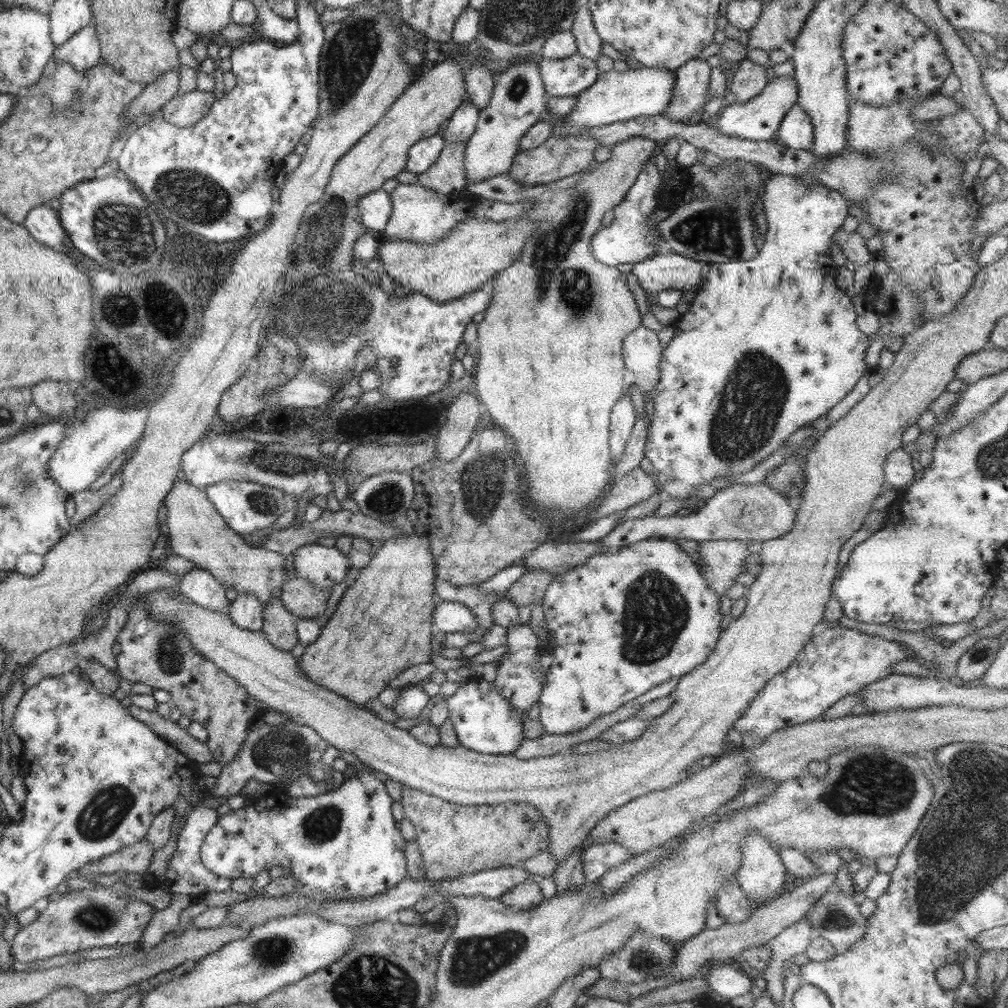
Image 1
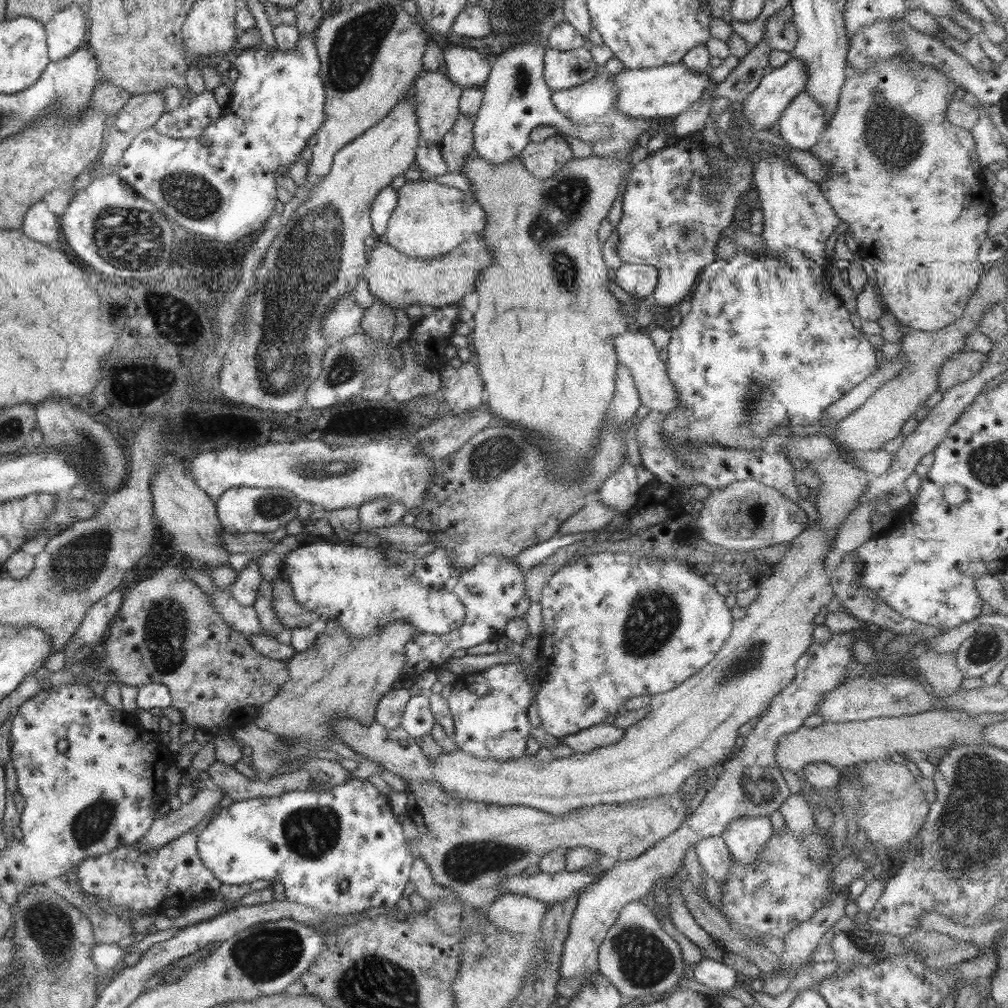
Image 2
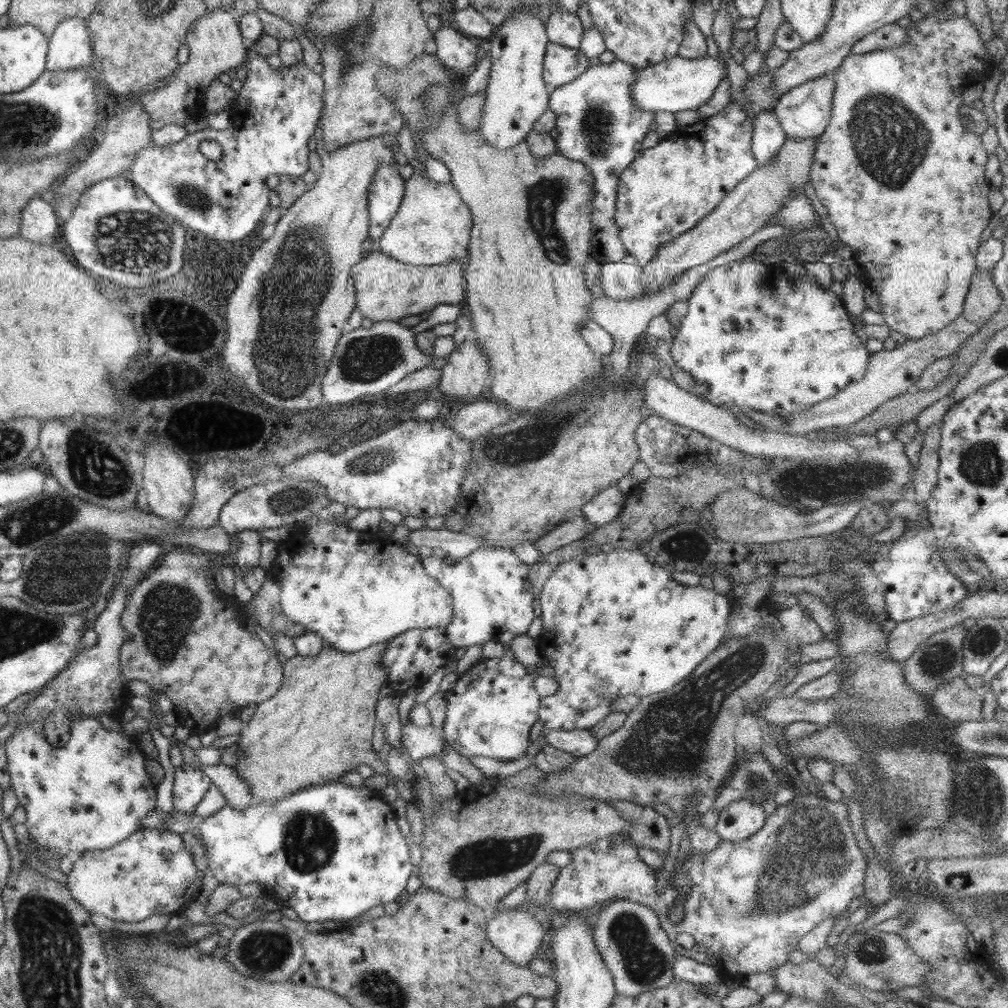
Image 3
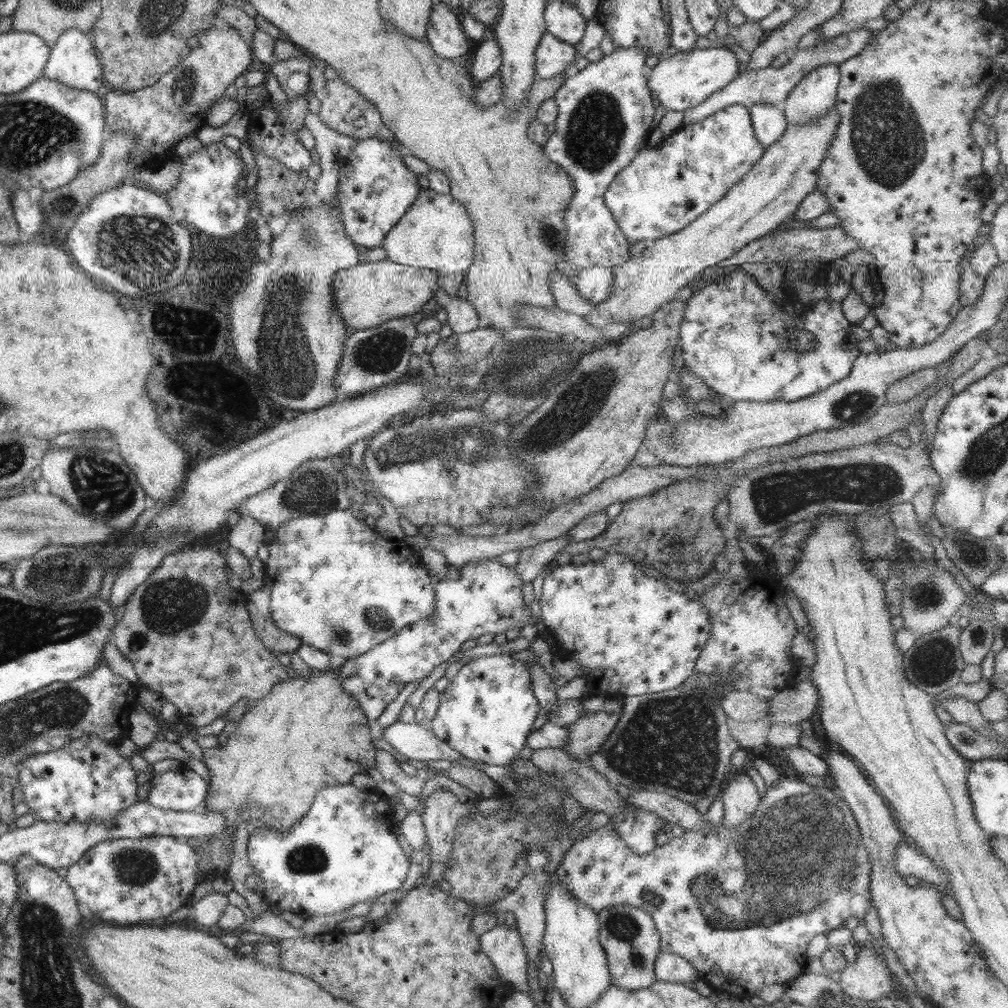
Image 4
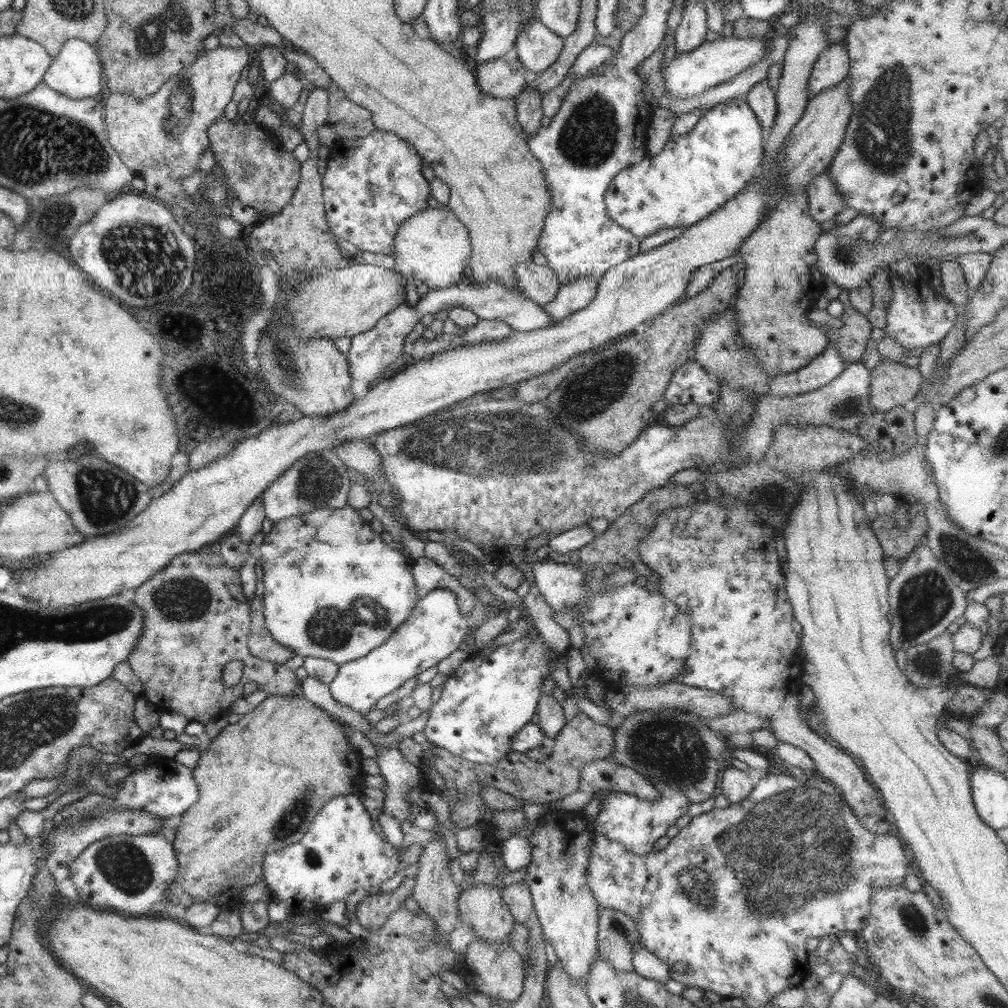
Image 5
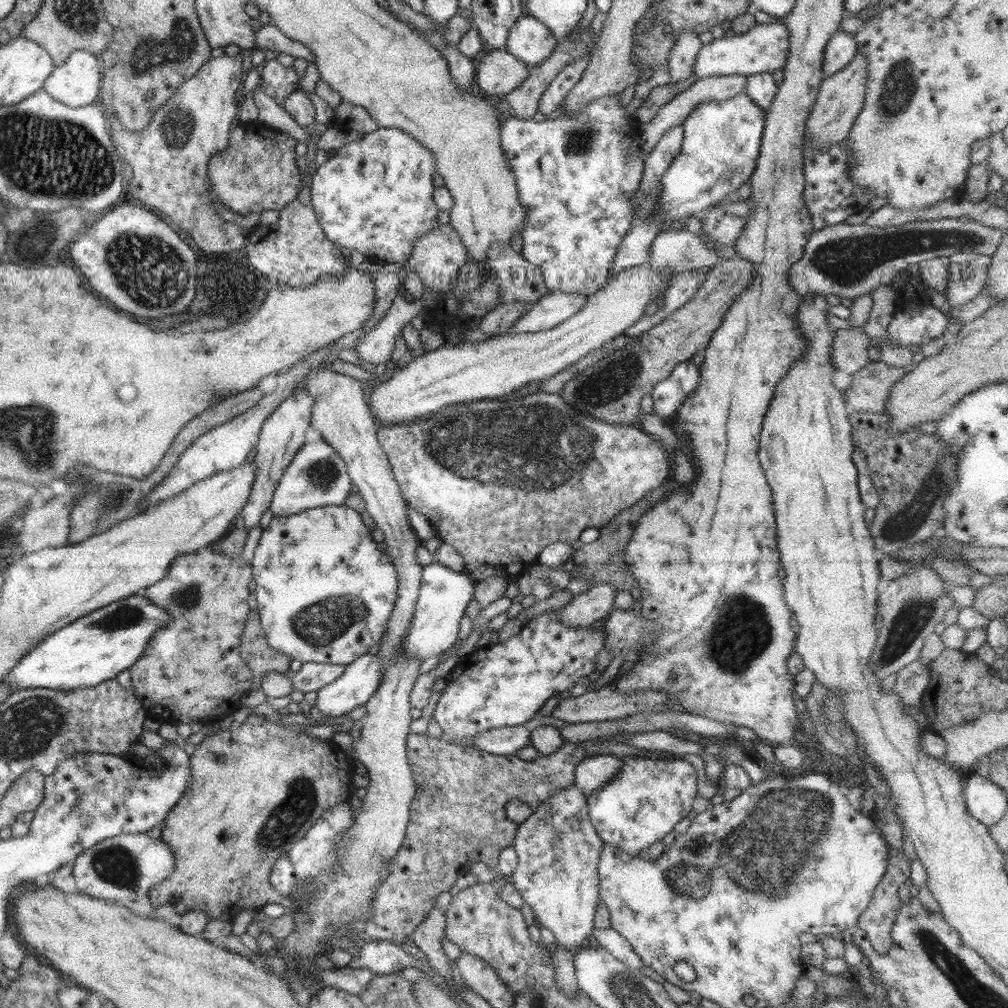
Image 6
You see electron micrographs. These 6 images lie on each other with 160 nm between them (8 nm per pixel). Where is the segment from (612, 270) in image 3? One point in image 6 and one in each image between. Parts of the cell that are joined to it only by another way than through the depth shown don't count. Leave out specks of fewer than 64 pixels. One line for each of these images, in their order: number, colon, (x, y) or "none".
4: (596, 284)
5: (572, 296)
6: (547, 312)

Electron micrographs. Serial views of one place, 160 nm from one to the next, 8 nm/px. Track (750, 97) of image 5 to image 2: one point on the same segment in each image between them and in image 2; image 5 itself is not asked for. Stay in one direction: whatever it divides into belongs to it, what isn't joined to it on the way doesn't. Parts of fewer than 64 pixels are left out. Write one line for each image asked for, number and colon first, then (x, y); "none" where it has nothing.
2: (767, 343)
3: (768, 136)
4: (769, 122)

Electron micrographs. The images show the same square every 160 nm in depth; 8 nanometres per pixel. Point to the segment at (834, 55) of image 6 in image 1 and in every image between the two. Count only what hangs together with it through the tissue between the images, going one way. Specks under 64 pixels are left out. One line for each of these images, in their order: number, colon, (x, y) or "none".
1: (796, 131)
2: (802, 122)
3: (804, 111)
4: (816, 93)
5: (832, 66)

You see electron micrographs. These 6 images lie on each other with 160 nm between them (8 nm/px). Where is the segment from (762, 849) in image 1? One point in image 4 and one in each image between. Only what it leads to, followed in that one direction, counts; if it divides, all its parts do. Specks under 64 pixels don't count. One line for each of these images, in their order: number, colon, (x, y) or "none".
2: (746, 837)
3: (740, 819)
4: (740, 797)

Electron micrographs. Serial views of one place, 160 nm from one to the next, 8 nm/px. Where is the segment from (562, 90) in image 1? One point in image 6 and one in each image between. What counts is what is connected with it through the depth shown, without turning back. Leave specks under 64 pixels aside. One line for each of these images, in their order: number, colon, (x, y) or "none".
2: (562, 69)
3: (561, 65)
4: (553, 57)
5: (537, 47)
6: (529, 40)

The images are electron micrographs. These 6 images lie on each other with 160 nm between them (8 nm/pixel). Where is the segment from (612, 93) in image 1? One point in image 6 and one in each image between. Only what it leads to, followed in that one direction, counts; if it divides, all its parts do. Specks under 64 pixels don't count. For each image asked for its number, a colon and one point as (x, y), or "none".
2: (658, 93)
3: (676, 84)
4: (680, 81)
5: (690, 73)
6: (764, 48)

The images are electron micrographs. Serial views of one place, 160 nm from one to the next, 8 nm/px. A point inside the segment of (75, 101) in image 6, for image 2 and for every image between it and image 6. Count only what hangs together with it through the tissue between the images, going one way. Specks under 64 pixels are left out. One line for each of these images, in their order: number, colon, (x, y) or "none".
2: (66, 31)
3: (70, 47)
4: (73, 60)
5: (76, 72)

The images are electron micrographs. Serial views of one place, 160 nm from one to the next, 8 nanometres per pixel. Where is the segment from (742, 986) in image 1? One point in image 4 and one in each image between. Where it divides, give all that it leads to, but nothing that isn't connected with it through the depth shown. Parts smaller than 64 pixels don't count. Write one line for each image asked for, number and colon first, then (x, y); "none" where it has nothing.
2: (708, 972)
3: (685, 968)
4: (669, 967)

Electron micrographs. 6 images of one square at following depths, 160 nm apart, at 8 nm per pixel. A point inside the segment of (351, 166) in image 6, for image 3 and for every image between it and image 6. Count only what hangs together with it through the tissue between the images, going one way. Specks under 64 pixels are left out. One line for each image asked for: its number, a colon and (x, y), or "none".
3: (385, 196)
4: (375, 189)
5: (372, 184)

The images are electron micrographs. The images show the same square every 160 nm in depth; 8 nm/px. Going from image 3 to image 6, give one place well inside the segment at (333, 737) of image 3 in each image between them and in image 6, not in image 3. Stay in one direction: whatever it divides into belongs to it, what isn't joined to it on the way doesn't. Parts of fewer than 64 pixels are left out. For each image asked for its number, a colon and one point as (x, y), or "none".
4: (307, 733)
5: (262, 780)
6: (255, 789)

